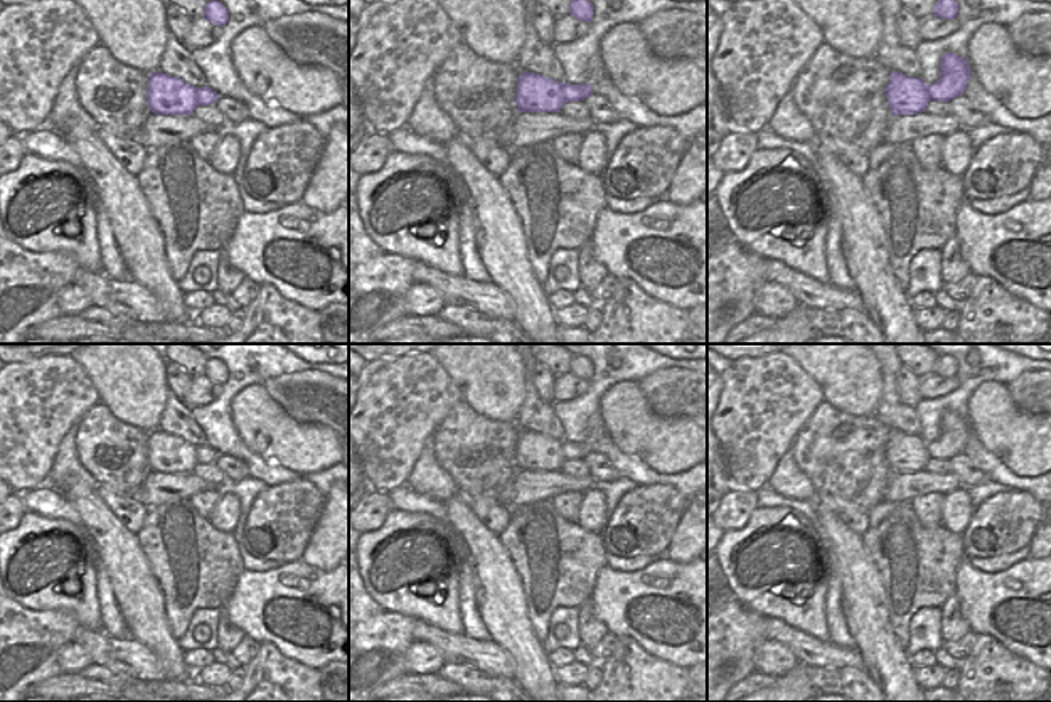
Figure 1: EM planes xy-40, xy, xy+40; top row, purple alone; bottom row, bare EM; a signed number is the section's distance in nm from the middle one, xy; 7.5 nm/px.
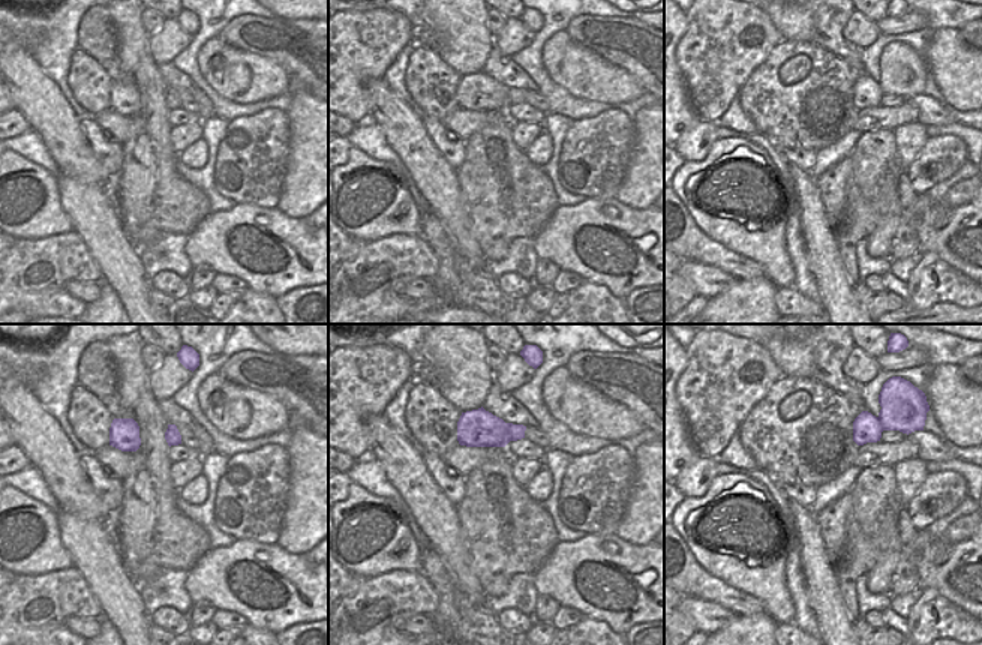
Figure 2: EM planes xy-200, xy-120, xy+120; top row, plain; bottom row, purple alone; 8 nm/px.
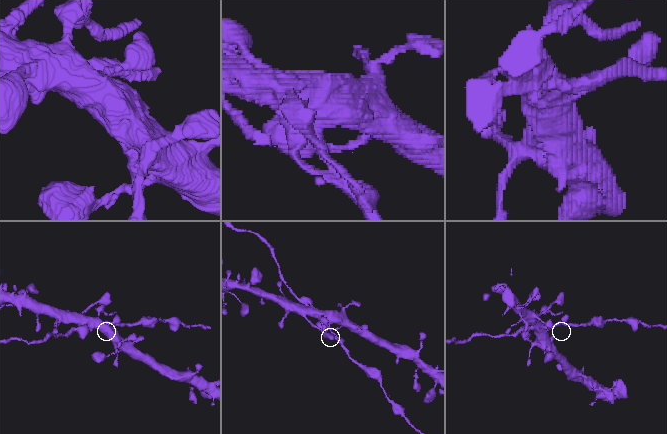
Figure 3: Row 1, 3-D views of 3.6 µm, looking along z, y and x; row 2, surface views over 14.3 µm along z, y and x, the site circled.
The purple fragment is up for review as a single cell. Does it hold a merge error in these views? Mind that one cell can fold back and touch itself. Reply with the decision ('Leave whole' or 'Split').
Leave whole.

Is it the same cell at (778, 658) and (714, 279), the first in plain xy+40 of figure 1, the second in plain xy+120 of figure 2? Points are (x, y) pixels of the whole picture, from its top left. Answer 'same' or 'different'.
same

